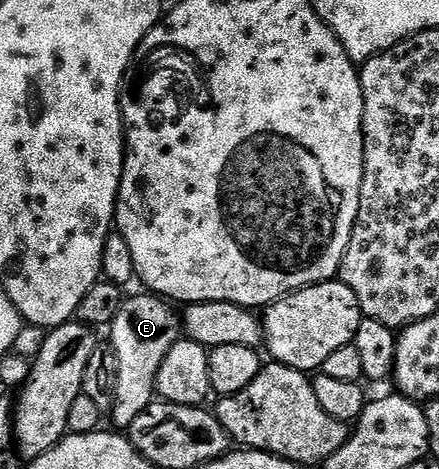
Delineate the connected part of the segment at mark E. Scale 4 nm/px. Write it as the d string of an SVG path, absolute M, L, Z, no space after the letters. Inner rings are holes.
M129 294L110 325L110 346L116 352L116 388L112 391L110 414L111 426L116 429L134 425L138 413L152 404L156 395L158 369L162 367L166 353L170 353L172 346L182 337L182 319L175 311L177 308L161 296L143 294Z

